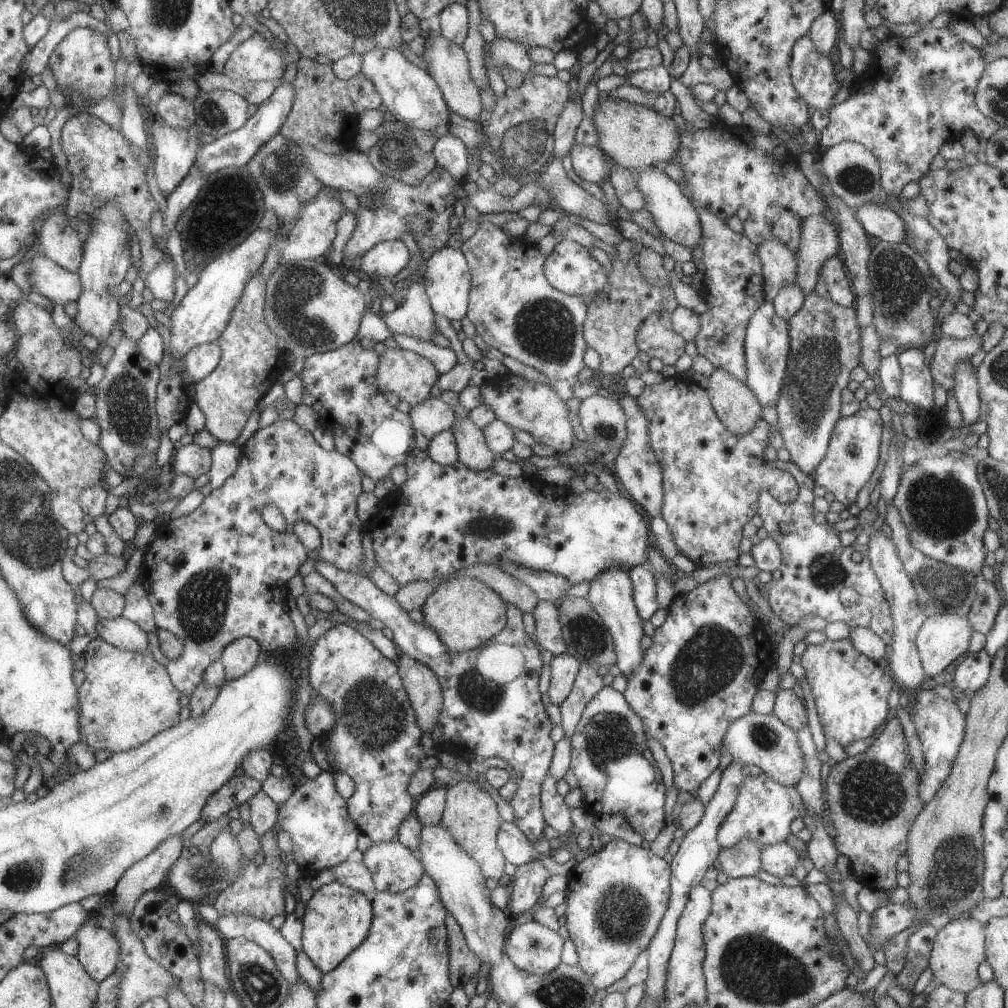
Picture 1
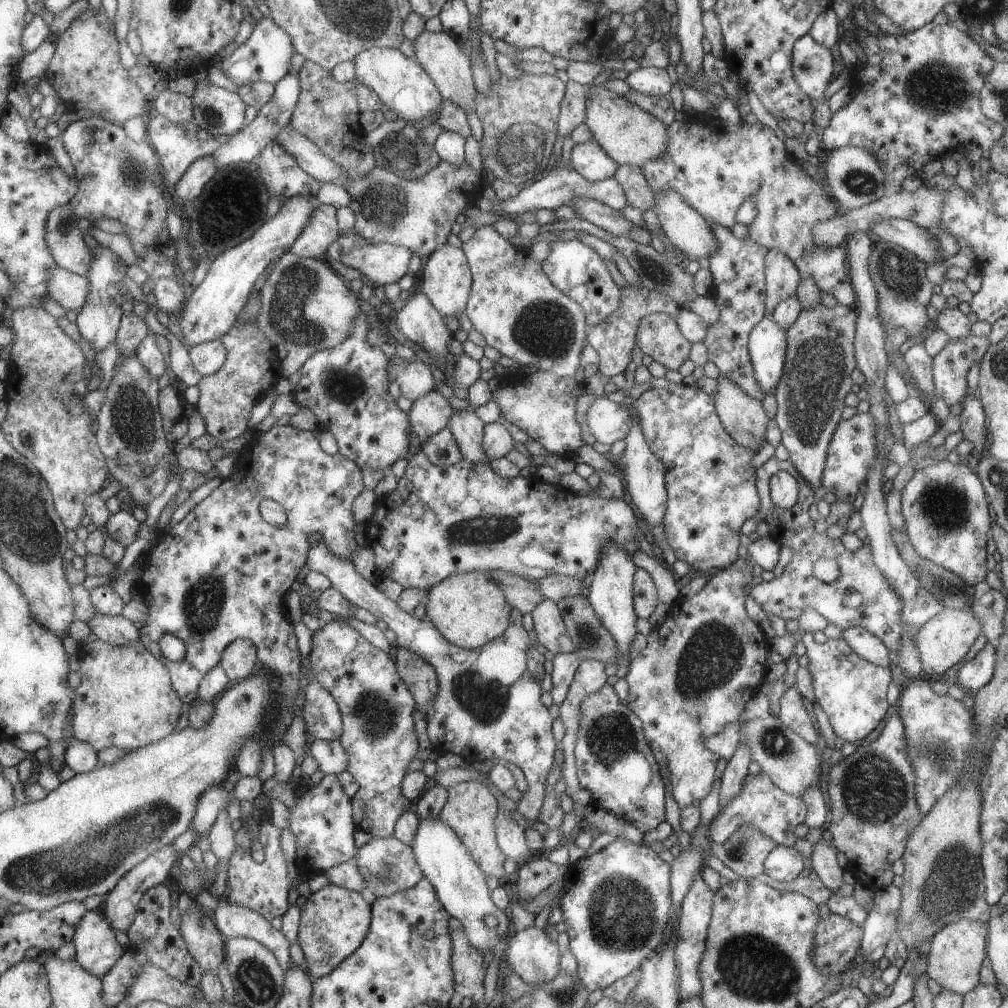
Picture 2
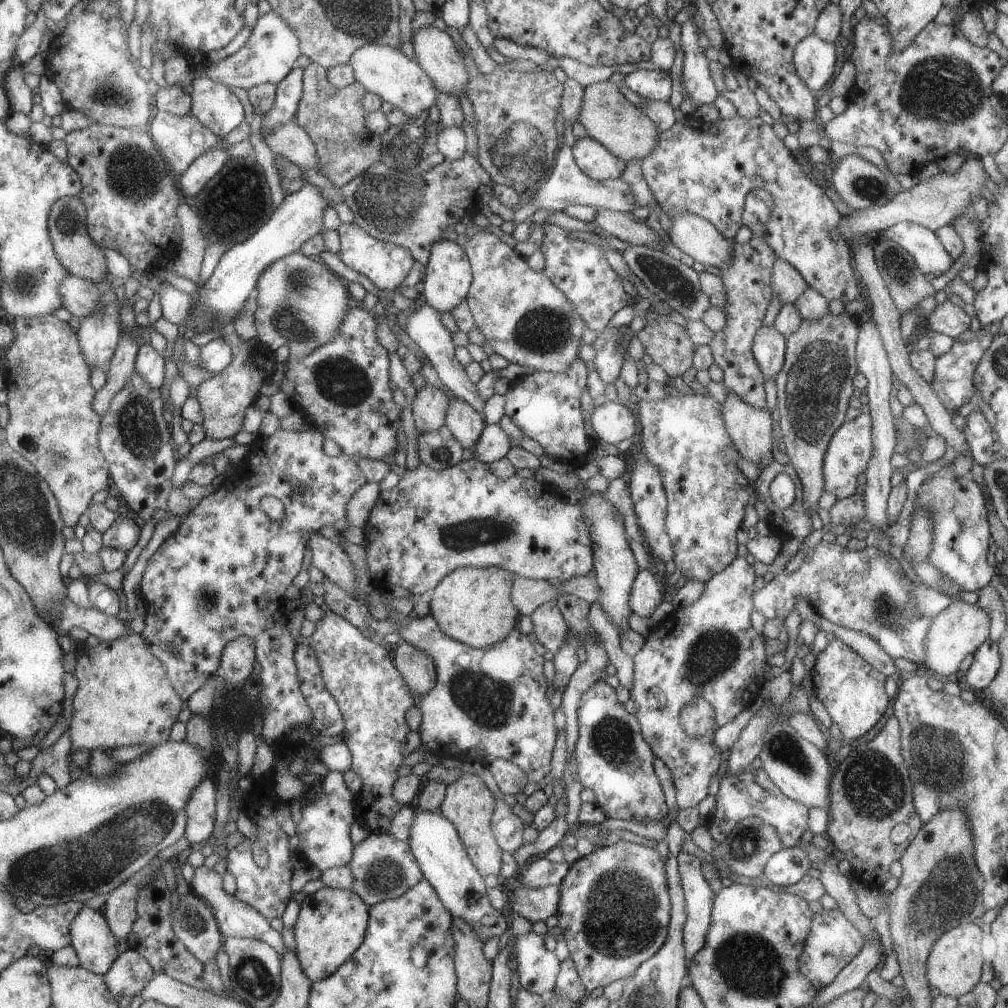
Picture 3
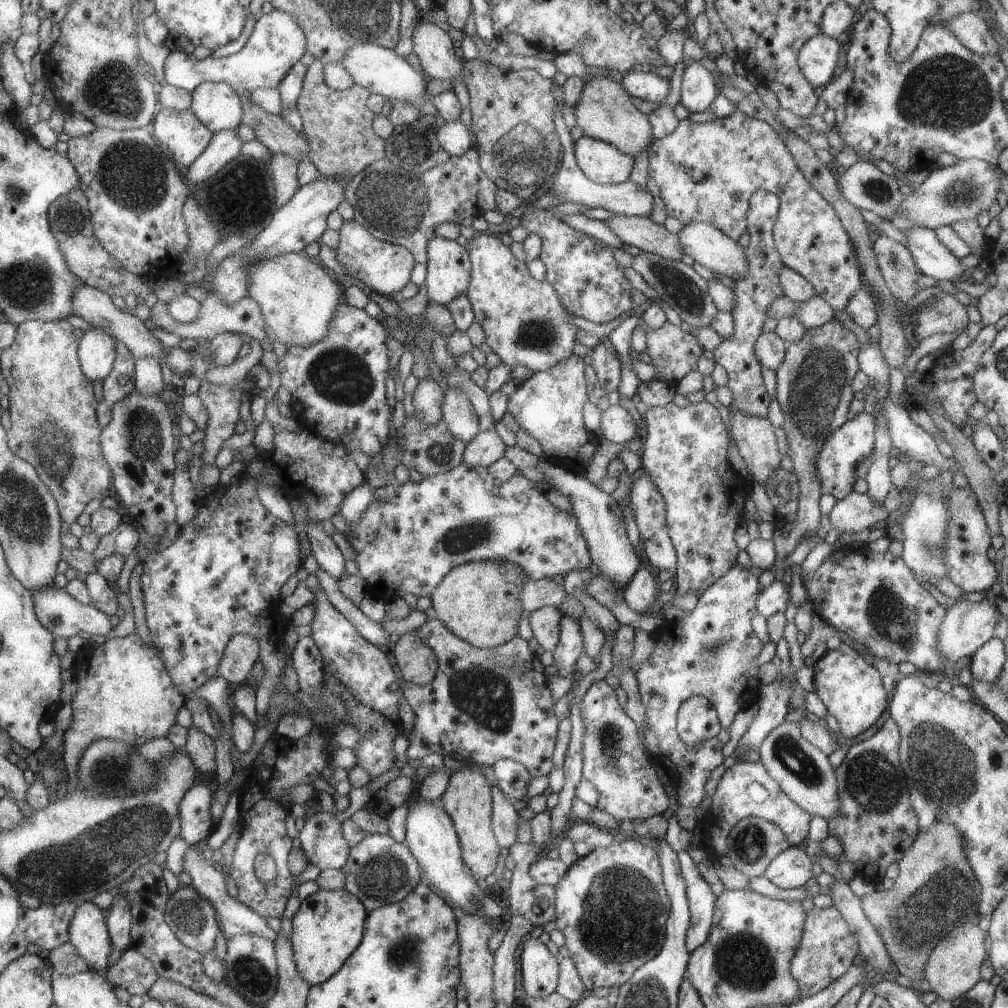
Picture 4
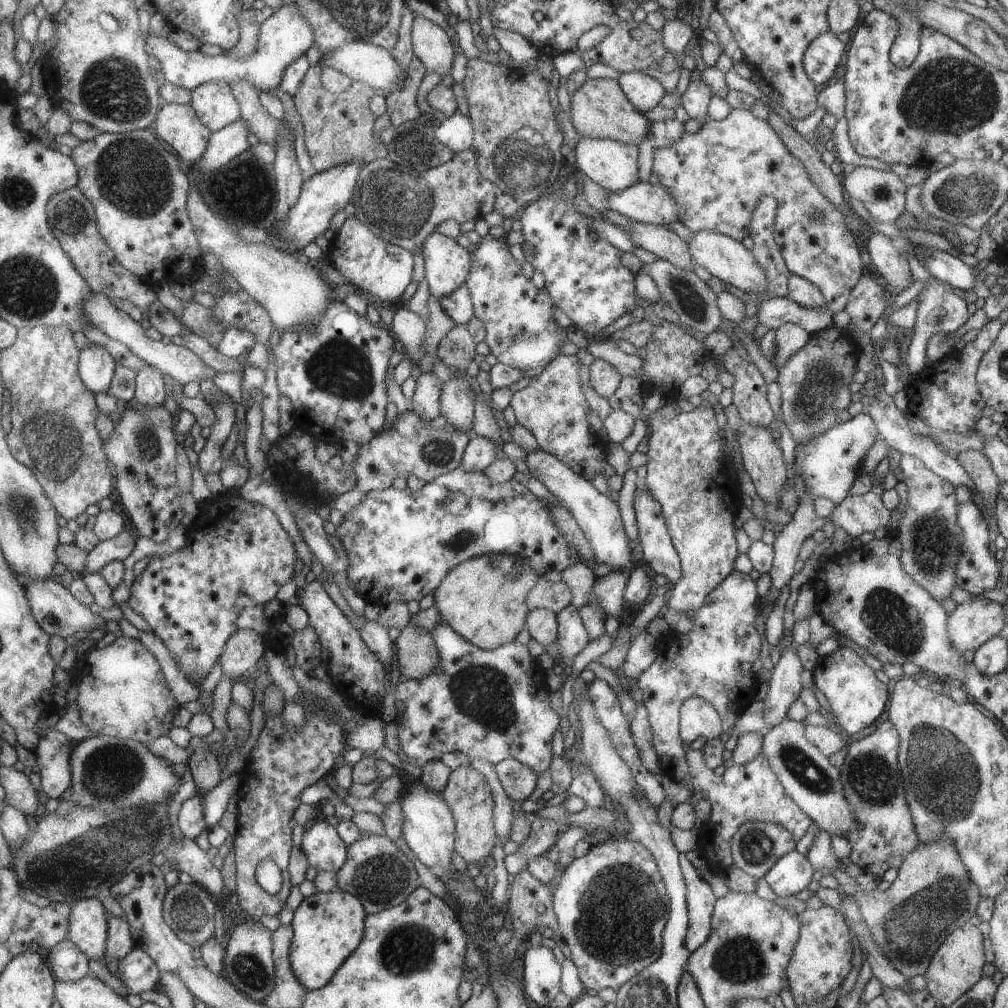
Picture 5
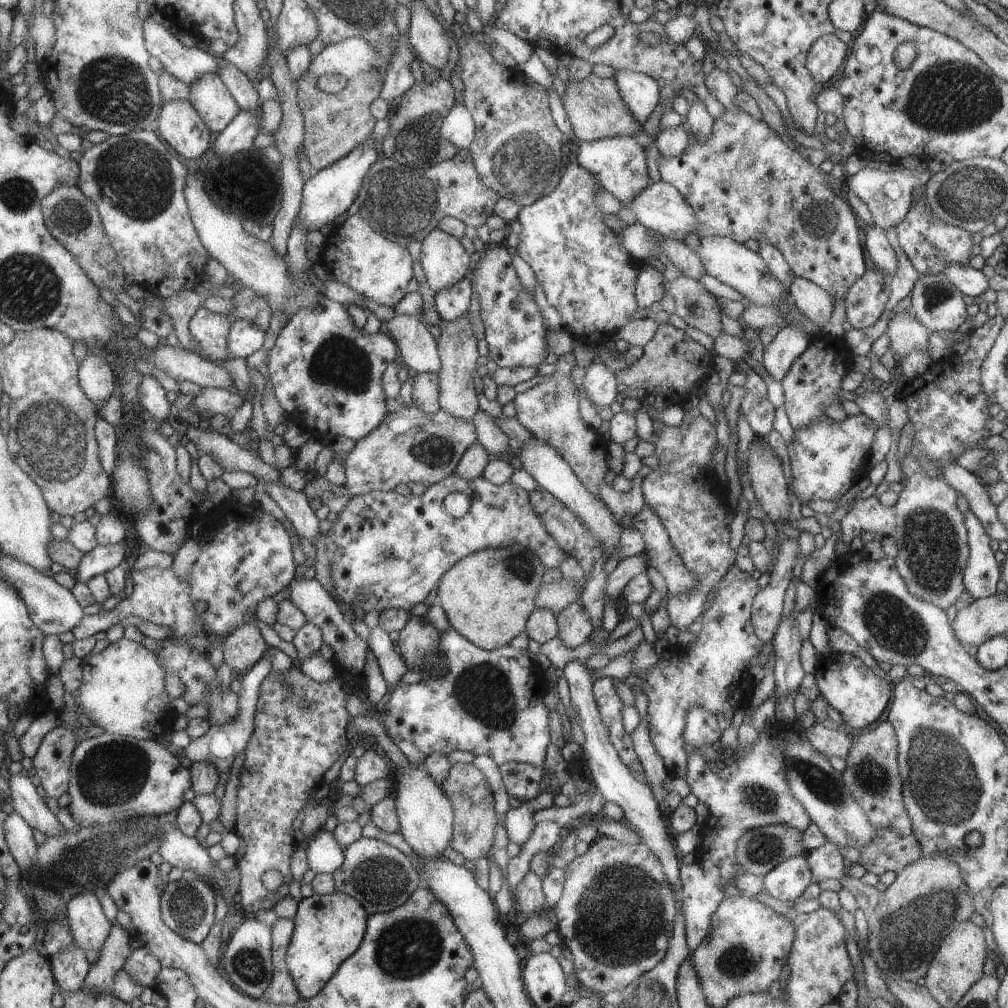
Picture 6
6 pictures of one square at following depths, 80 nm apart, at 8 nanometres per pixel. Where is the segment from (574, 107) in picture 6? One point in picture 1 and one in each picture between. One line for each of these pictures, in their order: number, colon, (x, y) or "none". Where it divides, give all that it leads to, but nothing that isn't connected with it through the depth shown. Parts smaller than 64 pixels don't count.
1: (633, 136)
2: (630, 136)
3: (608, 117)
4: (603, 111)
5: (598, 109)

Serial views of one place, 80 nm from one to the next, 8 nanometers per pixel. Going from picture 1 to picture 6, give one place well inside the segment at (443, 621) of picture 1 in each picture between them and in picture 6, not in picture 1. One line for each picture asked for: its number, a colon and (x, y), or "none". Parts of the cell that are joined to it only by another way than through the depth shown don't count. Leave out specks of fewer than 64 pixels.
2: (469, 609)
3: (472, 605)
4: (478, 601)
5: (483, 599)
6: (487, 596)

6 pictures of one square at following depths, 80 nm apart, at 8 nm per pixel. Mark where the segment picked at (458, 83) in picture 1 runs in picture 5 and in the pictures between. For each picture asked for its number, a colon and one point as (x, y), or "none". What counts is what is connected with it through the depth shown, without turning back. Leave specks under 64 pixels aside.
2: (438, 54)
3: (435, 52)
4: (430, 43)
5: (430, 44)

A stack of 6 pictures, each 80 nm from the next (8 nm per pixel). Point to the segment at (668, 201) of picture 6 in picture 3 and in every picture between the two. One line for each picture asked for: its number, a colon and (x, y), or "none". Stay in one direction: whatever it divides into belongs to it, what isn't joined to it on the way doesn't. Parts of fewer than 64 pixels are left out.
3: (566, 185)
4: (627, 198)
5: (643, 202)

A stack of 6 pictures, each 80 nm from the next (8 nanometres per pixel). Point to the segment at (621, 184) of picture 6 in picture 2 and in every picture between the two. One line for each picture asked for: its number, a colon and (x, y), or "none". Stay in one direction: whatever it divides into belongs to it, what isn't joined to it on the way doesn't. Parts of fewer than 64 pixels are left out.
2: (587, 158)
3: (592, 158)
4: (600, 162)
5: (613, 165)

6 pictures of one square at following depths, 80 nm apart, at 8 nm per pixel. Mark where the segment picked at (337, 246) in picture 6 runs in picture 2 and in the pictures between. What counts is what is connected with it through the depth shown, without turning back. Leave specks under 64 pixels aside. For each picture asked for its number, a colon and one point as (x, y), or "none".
2: (383, 263)
3: (385, 264)
4: (384, 268)
5: (367, 262)

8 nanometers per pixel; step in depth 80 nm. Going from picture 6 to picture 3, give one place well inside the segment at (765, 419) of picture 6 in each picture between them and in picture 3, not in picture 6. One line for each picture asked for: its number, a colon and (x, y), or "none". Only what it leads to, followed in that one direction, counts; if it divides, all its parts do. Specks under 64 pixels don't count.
3: (746, 279)
4: (754, 292)
5: (748, 390)

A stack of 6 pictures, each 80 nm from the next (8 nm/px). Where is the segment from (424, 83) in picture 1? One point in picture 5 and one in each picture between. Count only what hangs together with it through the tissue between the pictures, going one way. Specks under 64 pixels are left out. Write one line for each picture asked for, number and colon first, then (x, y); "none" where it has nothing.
2: (402, 85)
3: (381, 69)
4: (381, 71)
5: (361, 61)

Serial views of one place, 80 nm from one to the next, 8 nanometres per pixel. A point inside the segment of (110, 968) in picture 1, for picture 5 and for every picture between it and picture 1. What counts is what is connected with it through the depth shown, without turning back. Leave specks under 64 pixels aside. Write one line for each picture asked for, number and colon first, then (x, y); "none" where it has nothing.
2: (96, 951)
3: (90, 936)
4: (88, 933)
5: (87, 927)

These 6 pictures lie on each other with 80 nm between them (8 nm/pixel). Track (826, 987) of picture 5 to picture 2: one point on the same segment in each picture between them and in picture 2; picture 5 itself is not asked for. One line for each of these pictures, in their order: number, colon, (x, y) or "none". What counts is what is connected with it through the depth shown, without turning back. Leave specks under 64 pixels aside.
2: (836, 938)
3: (832, 941)
4: (826, 948)

